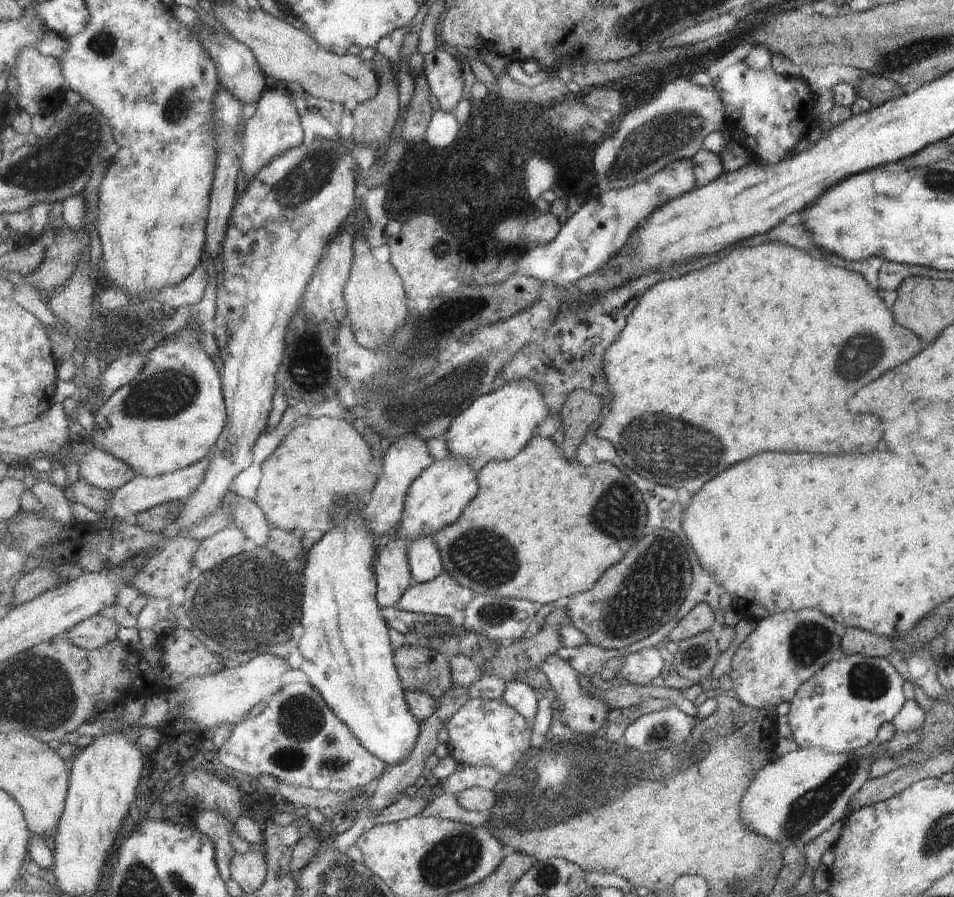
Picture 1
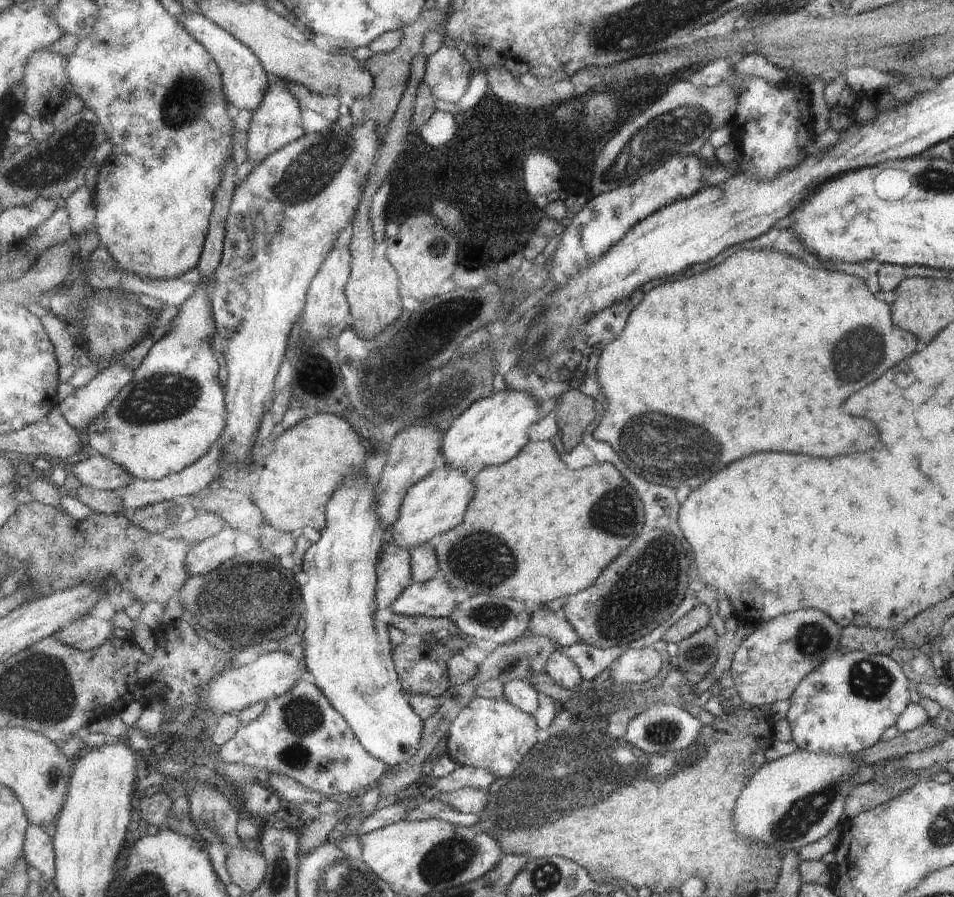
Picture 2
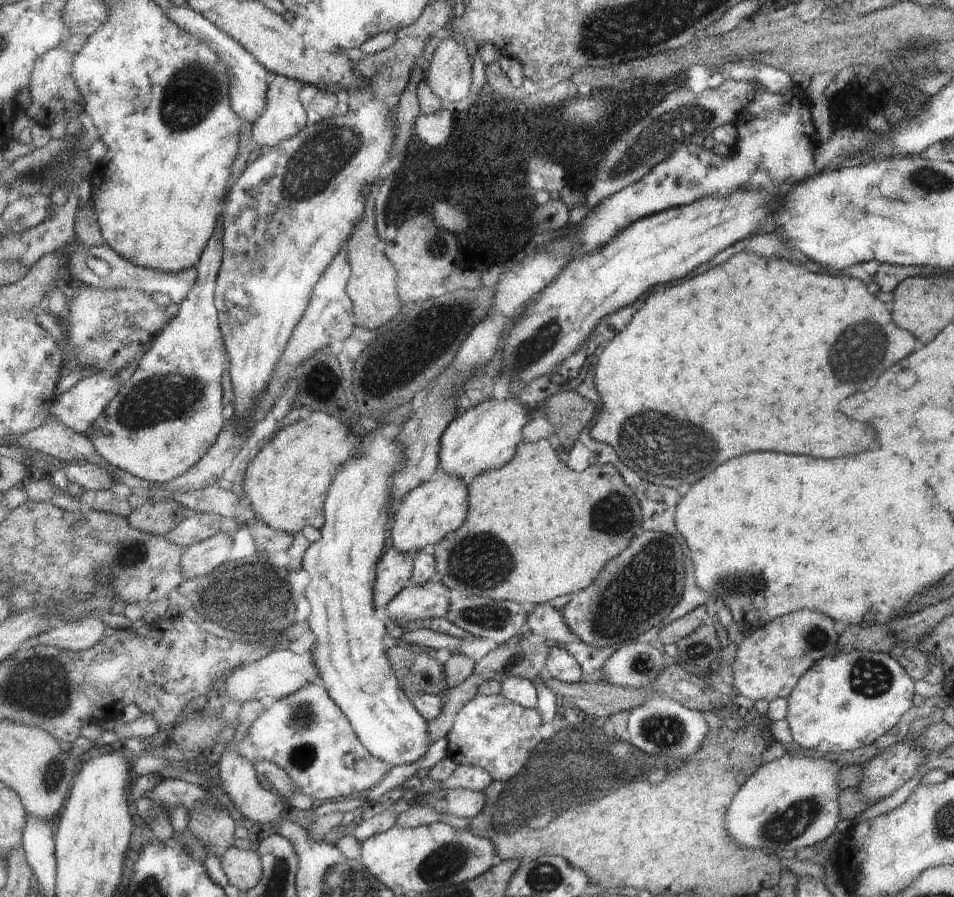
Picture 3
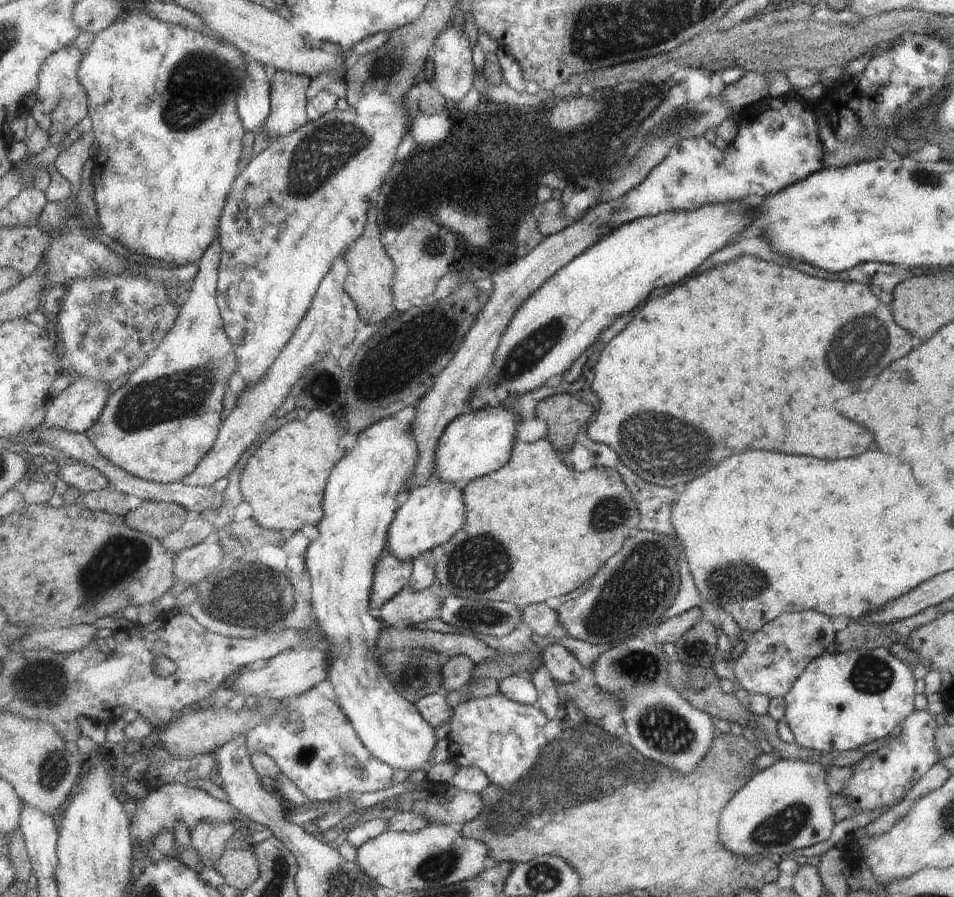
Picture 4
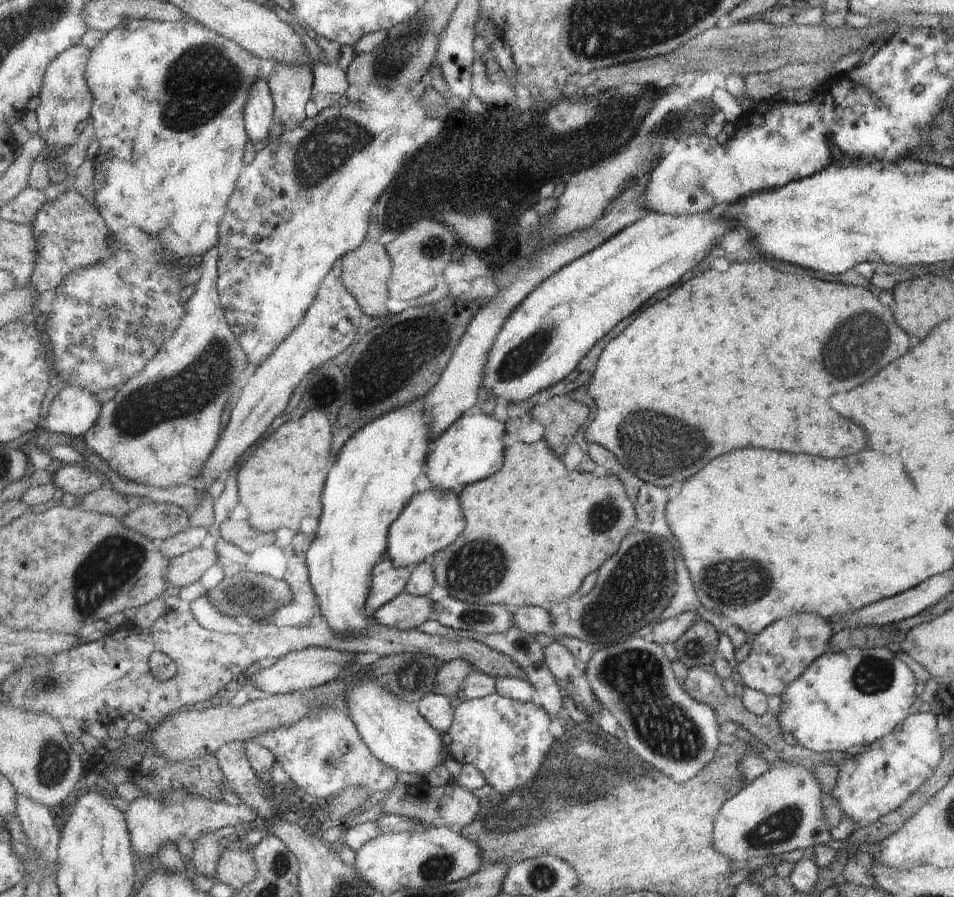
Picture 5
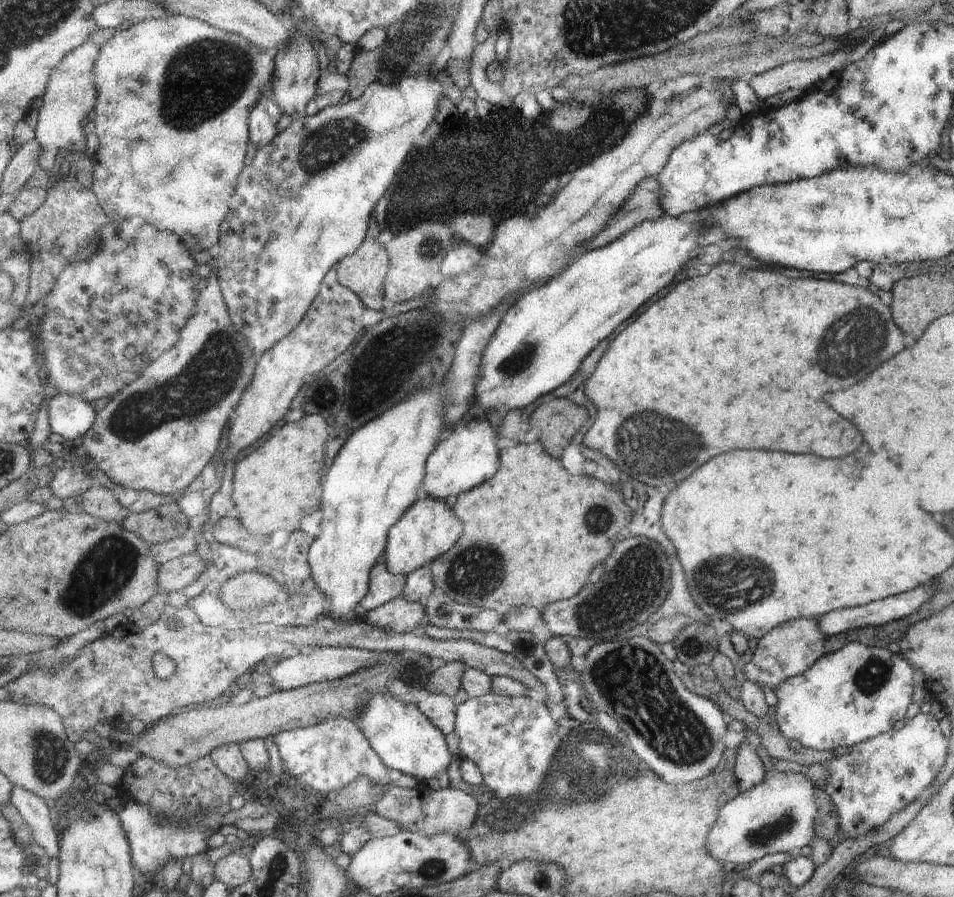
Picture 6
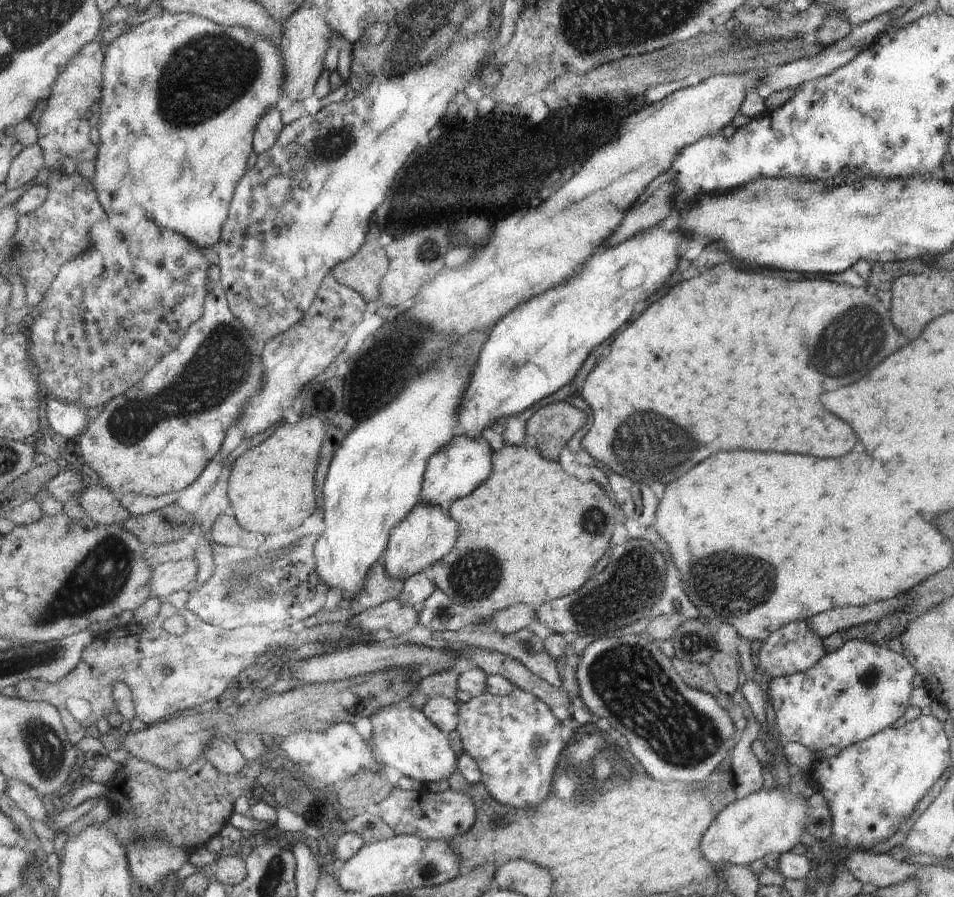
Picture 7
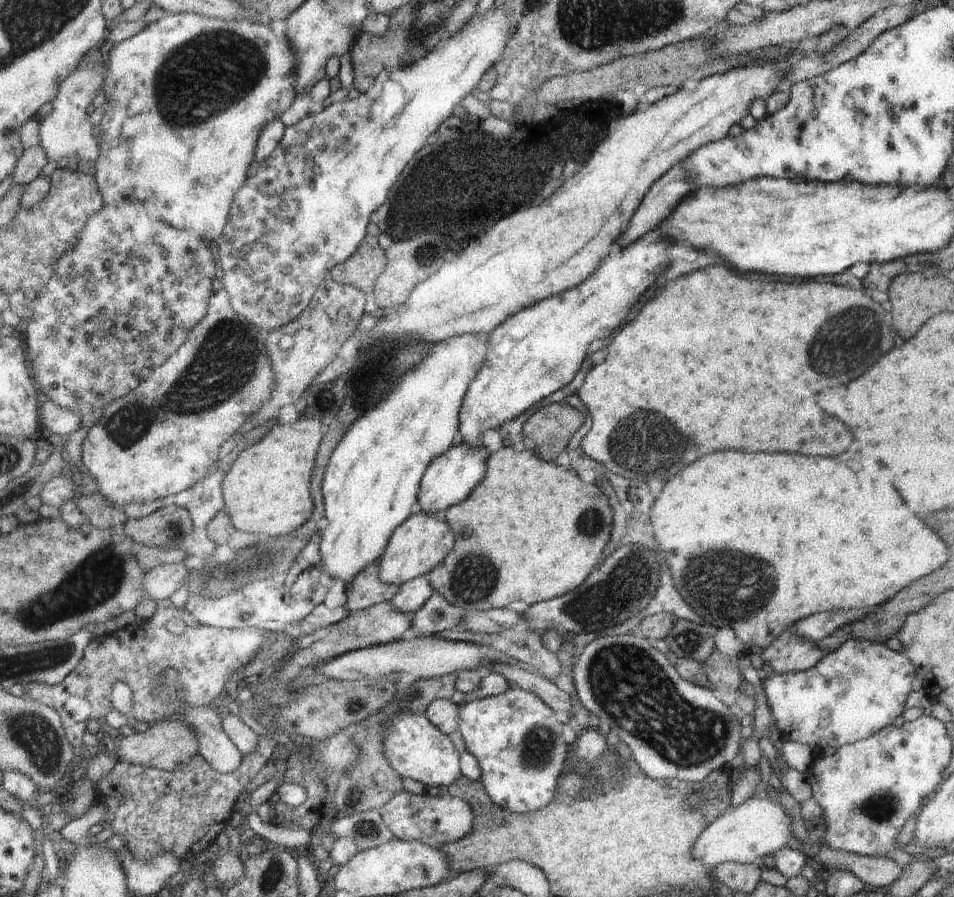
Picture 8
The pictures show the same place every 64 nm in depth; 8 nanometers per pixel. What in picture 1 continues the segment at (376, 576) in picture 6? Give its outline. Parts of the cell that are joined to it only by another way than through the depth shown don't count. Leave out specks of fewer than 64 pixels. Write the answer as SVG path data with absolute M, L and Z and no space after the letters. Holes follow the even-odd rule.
M390 539L377 554L374 567L378 578L378 603L381 607L395 607L403 593L415 583L408 557L409 544L405 539Z

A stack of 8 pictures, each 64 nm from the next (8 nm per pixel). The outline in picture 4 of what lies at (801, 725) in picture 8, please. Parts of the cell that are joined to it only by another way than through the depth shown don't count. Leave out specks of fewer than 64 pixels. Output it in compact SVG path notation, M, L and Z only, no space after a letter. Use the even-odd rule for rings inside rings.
M883 647L872 650L857 648L842 653L830 650L813 659L795 679L783 697L785 710L781 720L787 724L794 742L799 746L820 753L850 751L889 735L897 724L914 711L914 682L906 662L892 657Z

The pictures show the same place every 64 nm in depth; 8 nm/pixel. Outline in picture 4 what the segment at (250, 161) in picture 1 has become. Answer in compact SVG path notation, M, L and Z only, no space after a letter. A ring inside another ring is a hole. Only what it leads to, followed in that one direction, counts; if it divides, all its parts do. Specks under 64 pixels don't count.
M275 67L269 71L269 76L272 111L263 135L269 134L271 141L291 134L309 120L305 106L312 80L307 75L291 74Z

